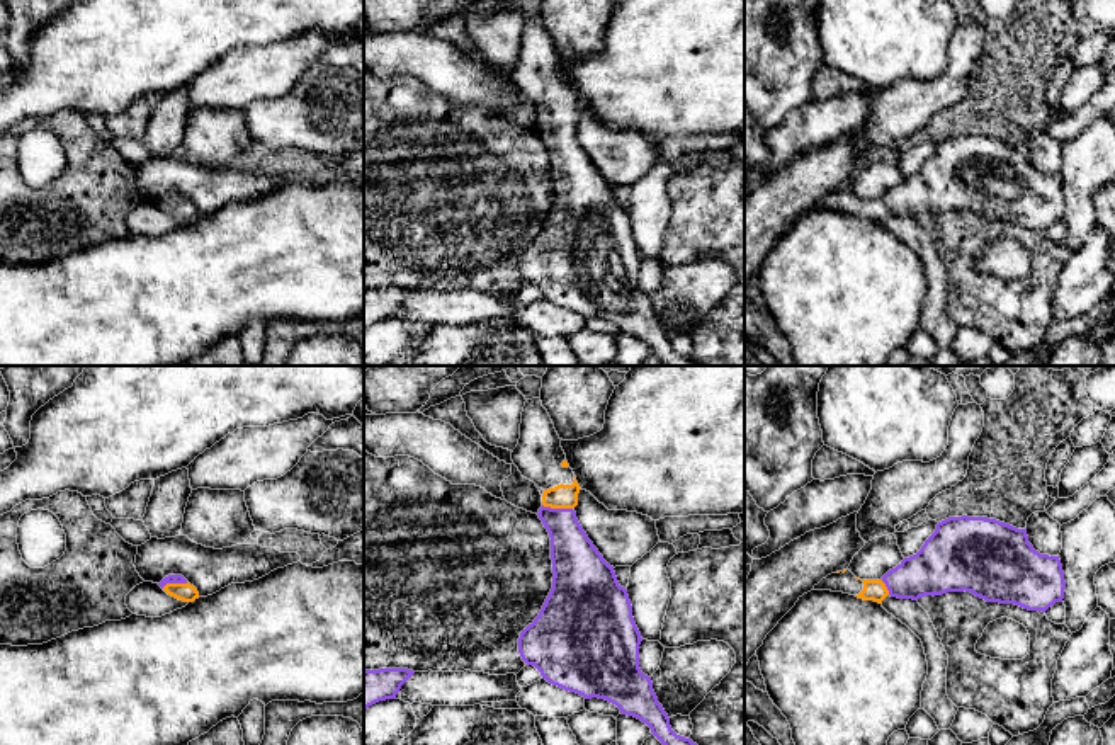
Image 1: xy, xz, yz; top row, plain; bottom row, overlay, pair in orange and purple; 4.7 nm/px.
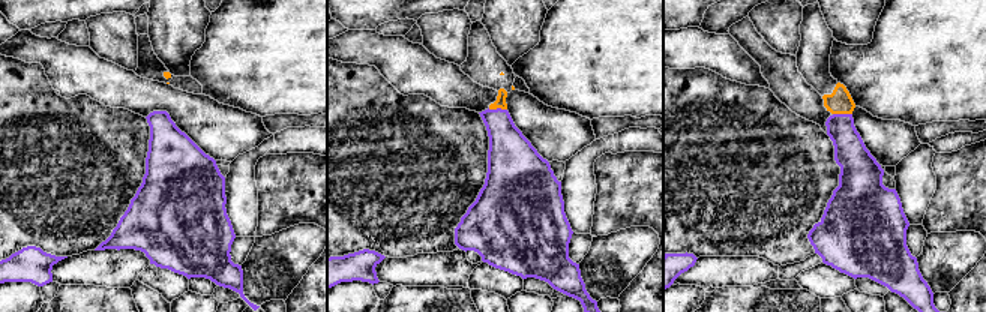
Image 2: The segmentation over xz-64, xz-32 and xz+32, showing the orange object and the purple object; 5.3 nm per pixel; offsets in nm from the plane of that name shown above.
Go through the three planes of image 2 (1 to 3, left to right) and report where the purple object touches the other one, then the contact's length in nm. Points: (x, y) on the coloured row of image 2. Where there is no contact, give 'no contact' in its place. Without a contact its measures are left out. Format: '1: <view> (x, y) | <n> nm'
1: no contact
2: xz-32 (497, 107) | 100 nm
3: xz+32 (842, 113) | 100 nm

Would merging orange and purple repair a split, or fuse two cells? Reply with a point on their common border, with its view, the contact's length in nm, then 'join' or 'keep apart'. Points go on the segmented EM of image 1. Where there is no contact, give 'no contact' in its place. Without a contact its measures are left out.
xz (558, 507) | 150 nm | join

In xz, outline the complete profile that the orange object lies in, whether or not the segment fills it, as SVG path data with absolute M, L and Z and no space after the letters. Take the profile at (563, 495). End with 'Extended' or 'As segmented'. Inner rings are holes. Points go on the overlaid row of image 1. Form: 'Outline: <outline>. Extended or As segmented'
Outline: M541 396L525 401L520 424L520 439L512 452L512 461L524 478L544 490L539 519L551 537L552 589L532 624L518 638L518 653L527 665L534 665L542 679L564 691L576 692L585 699L598 697L615 704L622 714L634 716L651 728L651 733L663 745L697 745L690 738L676 735L670 726L670 718L653 691L651 677L639 668L641 633L632 617L632 606L627 590L619 585L614 566L610 566L576 519L573 510L578 505L580 485L566 461L561 439L554 424L542 407Z. Extended

